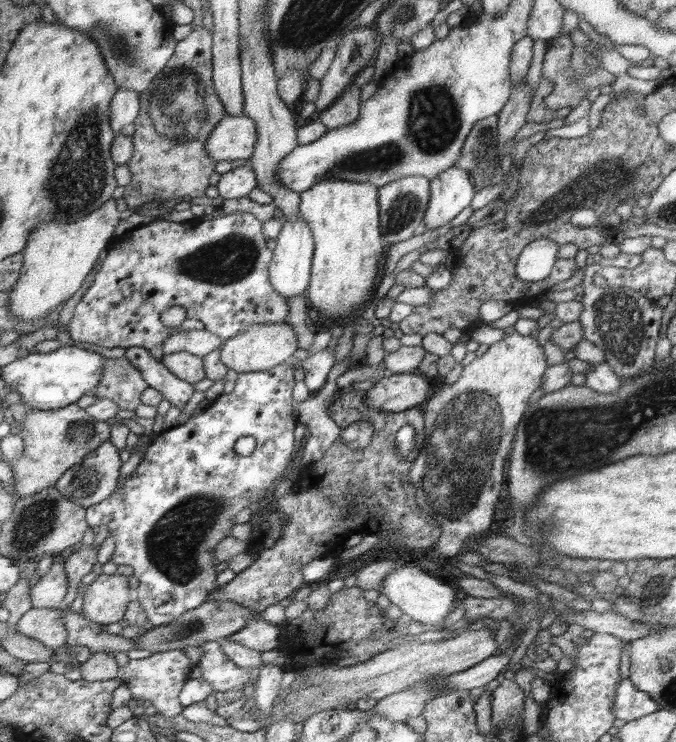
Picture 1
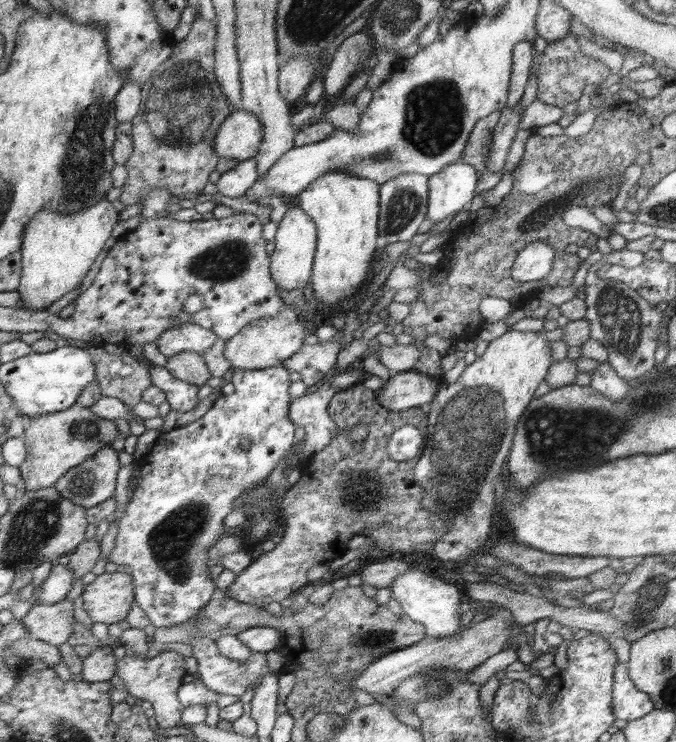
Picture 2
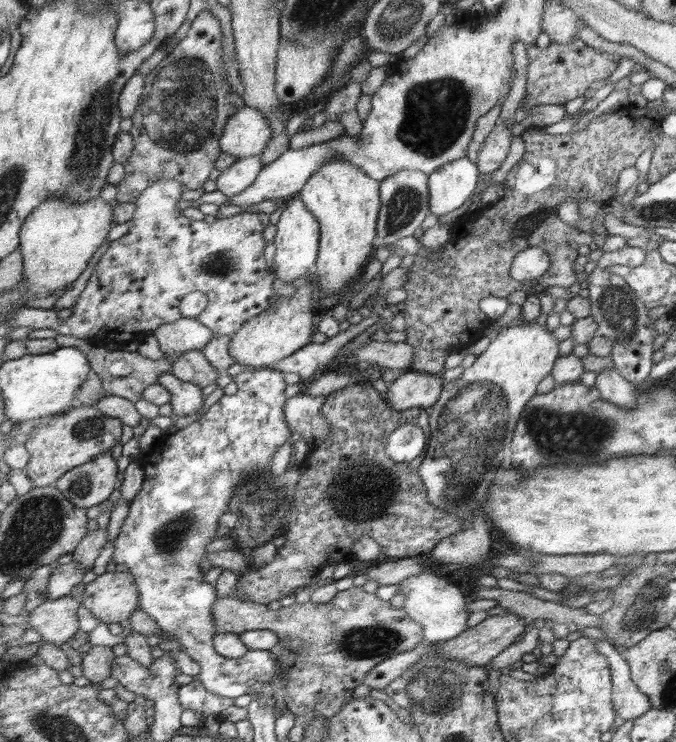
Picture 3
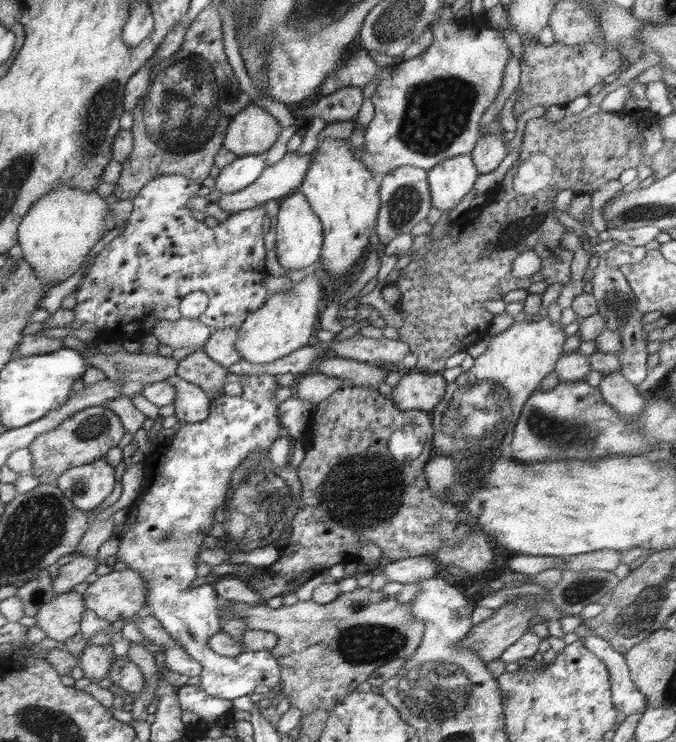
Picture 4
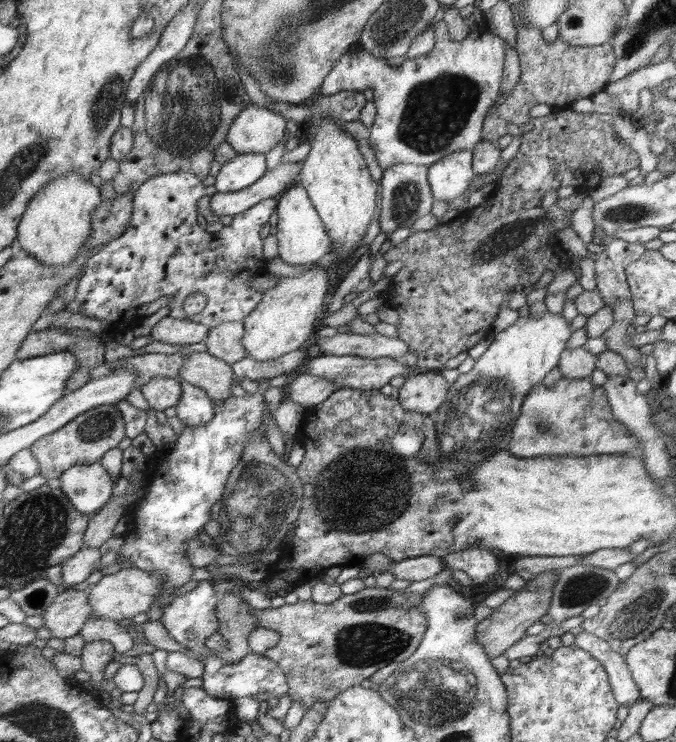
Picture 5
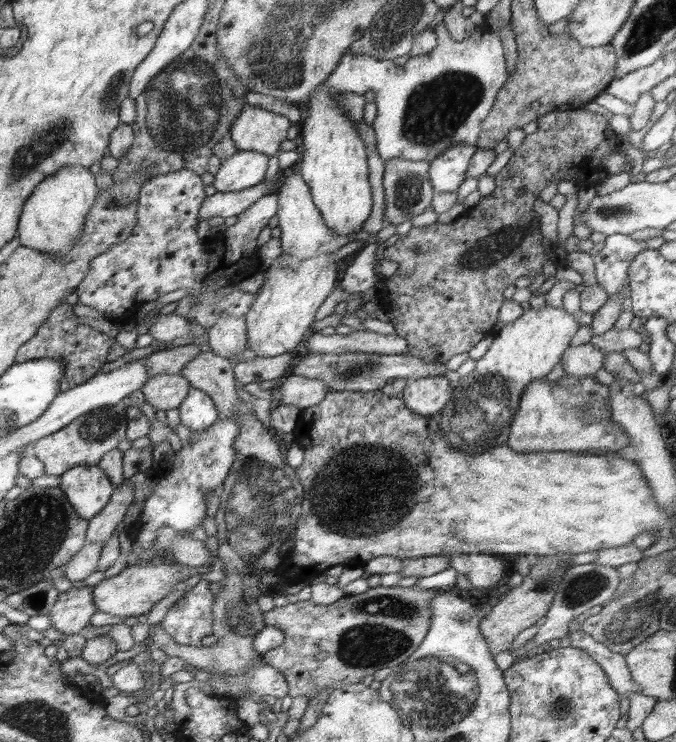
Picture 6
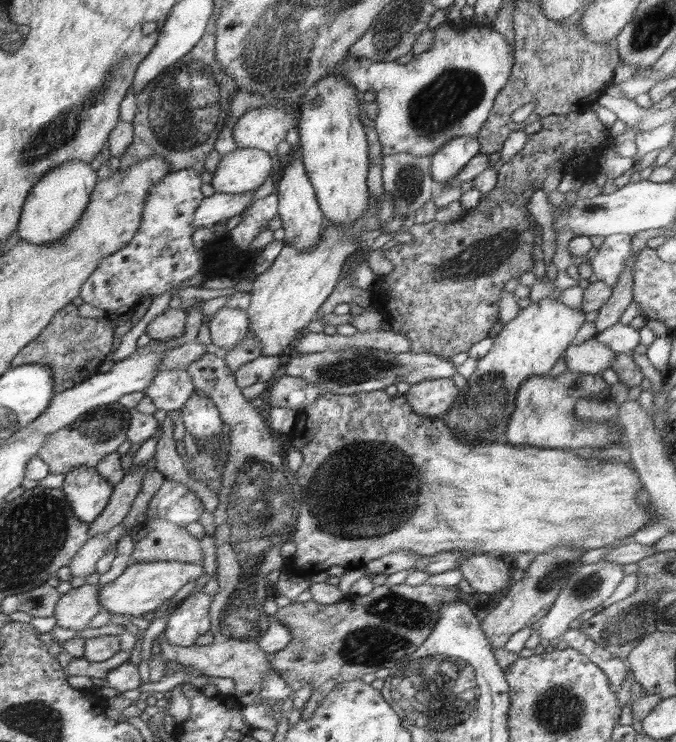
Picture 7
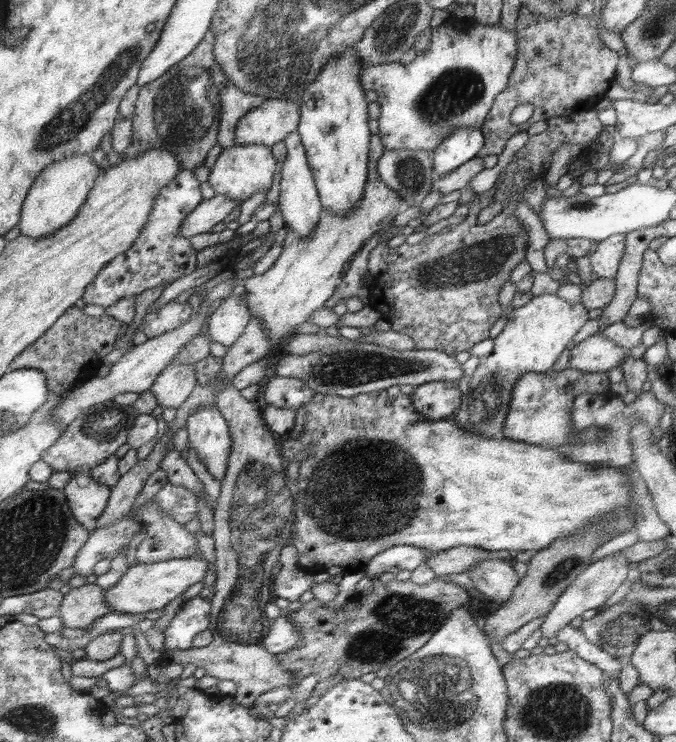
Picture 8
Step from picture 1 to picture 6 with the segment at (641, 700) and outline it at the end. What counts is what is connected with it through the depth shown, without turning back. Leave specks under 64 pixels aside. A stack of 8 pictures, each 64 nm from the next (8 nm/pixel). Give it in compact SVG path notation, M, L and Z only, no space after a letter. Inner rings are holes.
M580 630L567 635L570 637L572 647L582 649L600 664L607 675L611 677L611 683L616 692L620 693L620 697L630 698L630 692L637 691L637 684L632 680L630 669L627 668L624 657L611 652L604 644Z

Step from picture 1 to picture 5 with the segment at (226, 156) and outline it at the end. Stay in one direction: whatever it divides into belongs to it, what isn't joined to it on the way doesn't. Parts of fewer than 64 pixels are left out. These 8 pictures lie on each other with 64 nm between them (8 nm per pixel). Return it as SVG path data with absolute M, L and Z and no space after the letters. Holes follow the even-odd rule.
M251 103L227 132L228 144L237 154L268 154L282 140L287 120L279 113Z

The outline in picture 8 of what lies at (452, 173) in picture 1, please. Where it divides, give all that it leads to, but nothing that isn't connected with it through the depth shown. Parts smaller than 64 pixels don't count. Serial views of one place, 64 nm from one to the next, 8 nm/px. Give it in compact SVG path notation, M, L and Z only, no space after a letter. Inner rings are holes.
M481 126L464 127L452 132L435 150L431 151L435 174L438 177L446 176L448 172L462 167L469 160L479 156L485 143L486 137Z

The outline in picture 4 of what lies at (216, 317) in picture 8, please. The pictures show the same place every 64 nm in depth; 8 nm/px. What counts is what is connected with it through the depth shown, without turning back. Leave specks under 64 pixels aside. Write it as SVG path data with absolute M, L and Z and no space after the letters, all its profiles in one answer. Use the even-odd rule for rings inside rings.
M224 327L212 332L212 336L202 350L208 353L212 360L219 362L224 367L232 366L236 361L240 361L240 355L234 347L234 342L238 338L238 327Z

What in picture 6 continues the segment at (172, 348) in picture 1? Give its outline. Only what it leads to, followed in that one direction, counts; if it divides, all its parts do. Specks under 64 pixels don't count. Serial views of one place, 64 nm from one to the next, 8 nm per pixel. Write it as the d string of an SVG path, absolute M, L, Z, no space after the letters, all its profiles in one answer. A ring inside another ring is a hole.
M166 314L166 316L158 317L156 322L148 329L148 334L151 334L160 342L172 342L180 339L181 336L190 336L192 340L198 338L204 329L197 324L189 324L186 317L178 314Z

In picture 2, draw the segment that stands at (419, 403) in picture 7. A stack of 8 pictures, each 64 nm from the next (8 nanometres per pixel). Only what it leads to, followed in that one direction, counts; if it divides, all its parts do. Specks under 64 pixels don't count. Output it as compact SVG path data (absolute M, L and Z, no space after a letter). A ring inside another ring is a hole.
M414 370L393 373L381 390L376 391L376 400L392 412L423 408L438 395L438 380Z

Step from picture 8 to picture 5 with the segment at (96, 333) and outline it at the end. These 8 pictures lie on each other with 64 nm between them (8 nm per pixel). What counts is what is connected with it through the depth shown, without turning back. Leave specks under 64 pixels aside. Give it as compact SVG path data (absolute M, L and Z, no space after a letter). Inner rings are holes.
M43 326L43 330L32 331L18 350L20 360L58 352L75 351L80 357L80 373L71 376L69 389L84 386L90 378L90 370L105 363L106 343L96 334L94 338L79 337L64 333L62 328Z

